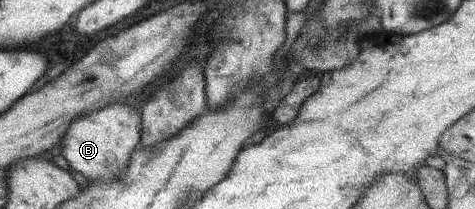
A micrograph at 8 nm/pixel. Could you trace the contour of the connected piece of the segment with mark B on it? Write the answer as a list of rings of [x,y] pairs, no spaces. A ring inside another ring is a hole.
[[[107,105],[72,121],[62,141],[62,157],[70,165],[69,170],[87,179],[121,177],[126,171],[131,153],[139,145],[141,130],[141,115],[131,105]]]

